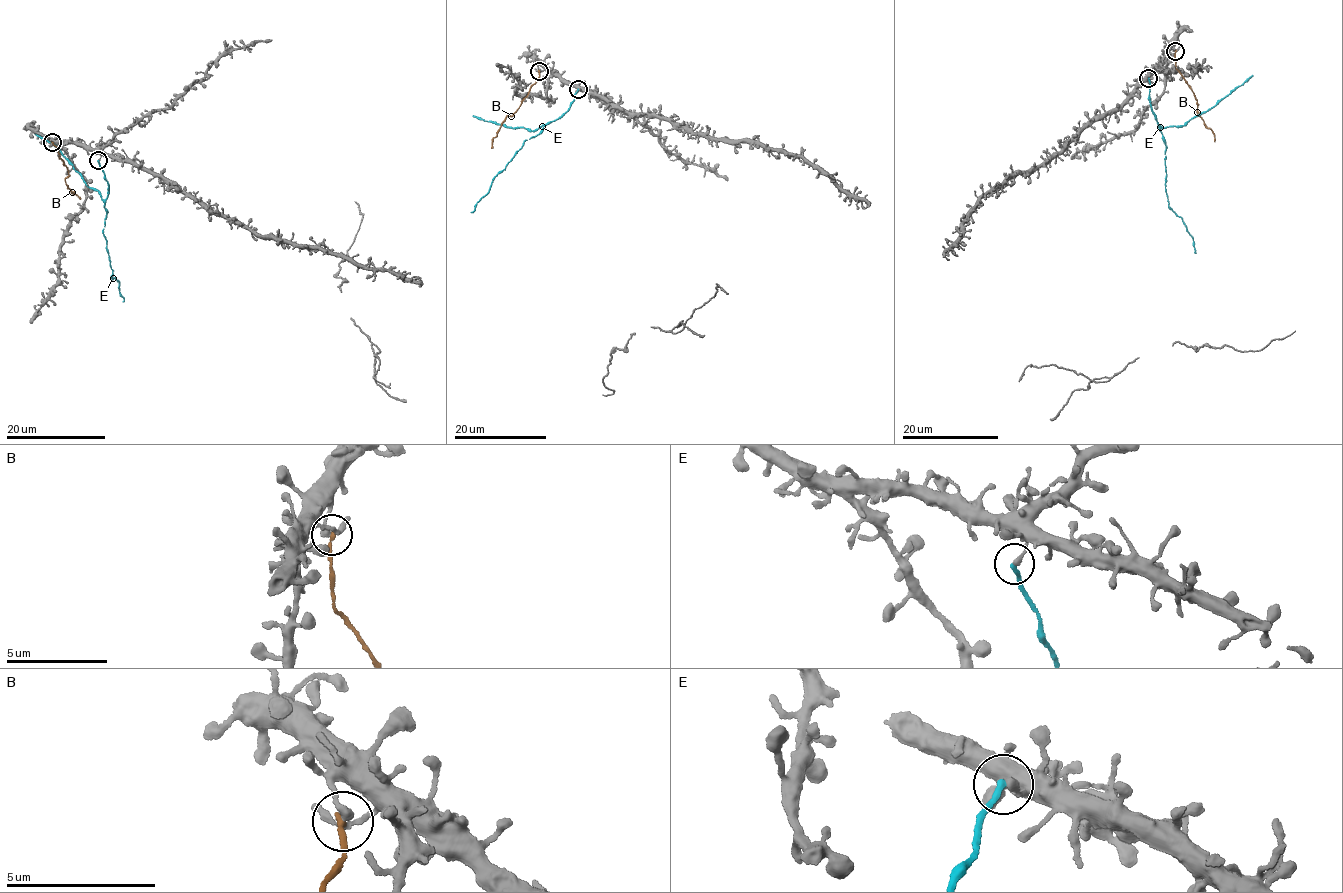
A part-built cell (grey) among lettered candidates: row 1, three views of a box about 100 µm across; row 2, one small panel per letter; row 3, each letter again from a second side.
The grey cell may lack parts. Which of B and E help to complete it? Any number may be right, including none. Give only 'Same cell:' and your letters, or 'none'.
Same cell: none

